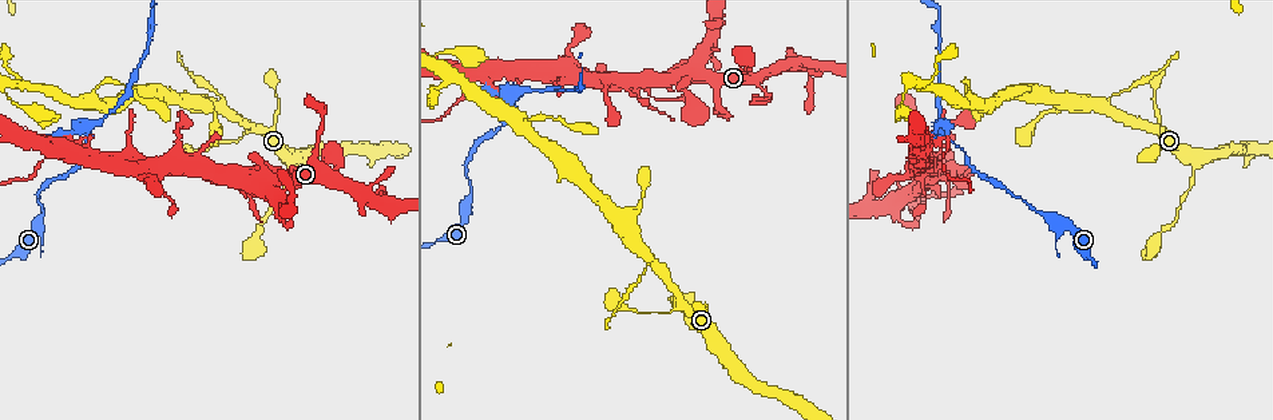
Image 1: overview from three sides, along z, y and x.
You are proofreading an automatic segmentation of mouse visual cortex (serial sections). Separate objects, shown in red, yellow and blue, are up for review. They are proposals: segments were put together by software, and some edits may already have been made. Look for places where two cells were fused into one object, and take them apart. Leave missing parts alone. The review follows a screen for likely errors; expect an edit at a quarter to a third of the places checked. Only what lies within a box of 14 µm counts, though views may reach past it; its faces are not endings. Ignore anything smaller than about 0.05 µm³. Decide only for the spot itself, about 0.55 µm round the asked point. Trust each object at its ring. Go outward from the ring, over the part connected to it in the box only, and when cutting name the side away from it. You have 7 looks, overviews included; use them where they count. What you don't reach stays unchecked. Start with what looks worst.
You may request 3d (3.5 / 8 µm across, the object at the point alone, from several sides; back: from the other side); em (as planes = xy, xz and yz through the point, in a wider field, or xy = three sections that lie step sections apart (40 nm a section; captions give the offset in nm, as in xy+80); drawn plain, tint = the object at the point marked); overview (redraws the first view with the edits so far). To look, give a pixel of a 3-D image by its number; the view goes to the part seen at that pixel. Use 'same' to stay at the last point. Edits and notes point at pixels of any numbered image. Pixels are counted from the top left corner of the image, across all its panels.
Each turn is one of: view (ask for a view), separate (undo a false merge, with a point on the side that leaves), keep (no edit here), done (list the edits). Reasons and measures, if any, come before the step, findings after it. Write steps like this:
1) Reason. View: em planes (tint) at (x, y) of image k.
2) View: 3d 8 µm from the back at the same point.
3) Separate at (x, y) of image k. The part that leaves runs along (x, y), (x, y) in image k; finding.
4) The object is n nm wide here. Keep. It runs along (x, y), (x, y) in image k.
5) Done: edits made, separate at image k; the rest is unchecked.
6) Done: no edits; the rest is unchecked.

Abrupt turn. View: 3d 8 µm at (946, 146) of image 1.

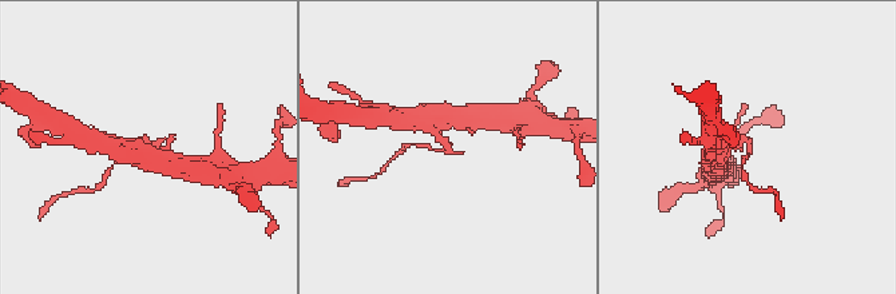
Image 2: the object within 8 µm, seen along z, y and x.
View: em xy step 5 (tint) at (747, 148) of image 2.

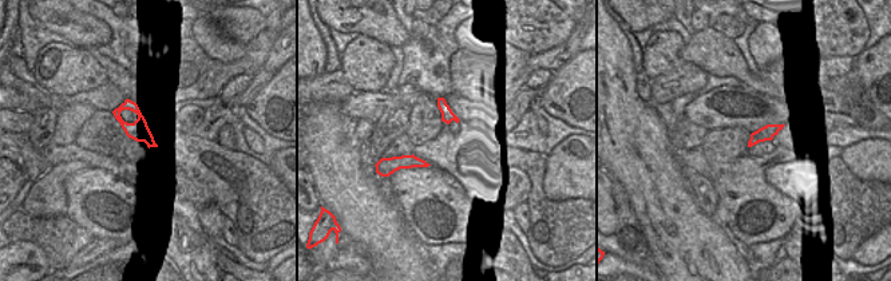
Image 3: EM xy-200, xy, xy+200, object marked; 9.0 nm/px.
Keep. One cell here.

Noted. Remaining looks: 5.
Calibre changes. View: 3d 3.5 µm from the back at (1110, 111) of image 1.

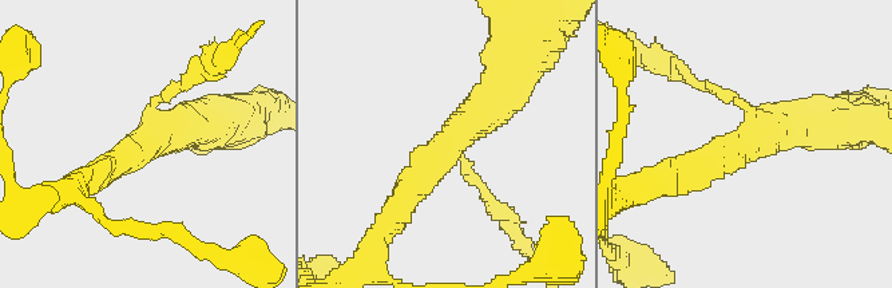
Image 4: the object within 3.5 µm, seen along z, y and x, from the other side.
3 arms meet here; the arms are 150, 300, 500 nm wide. View: em xy step 2 (tint) at (455, 140) of image 4.

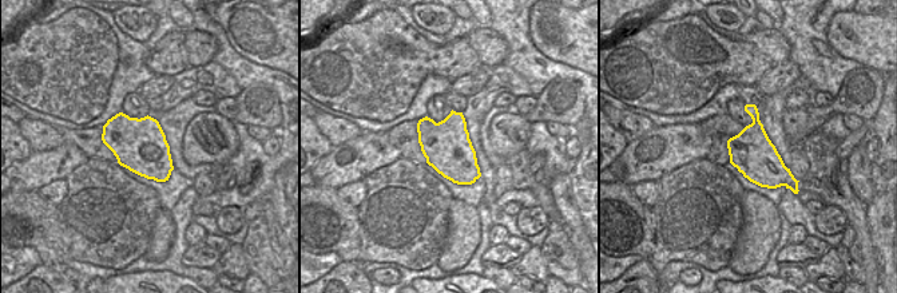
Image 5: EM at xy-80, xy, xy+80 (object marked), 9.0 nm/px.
Separate at (486, 194) of image 4. The part that leaves runs along (462, 157), (527, 252) in image 4; two cells meet here.

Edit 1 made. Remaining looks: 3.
Abrupt turn. View: 3d 3.5 µm at (1196, 164) of image 1.

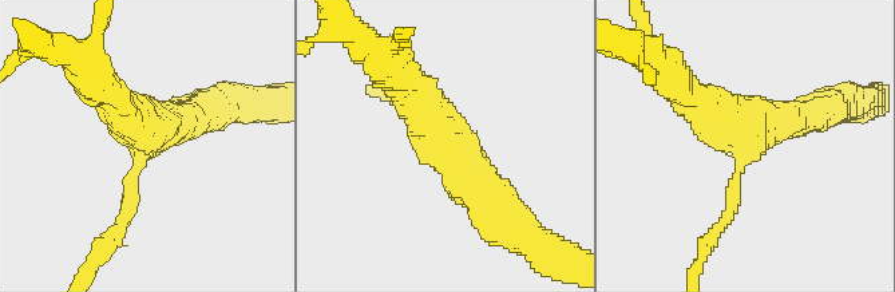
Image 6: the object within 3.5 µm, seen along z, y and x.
3 arms meet here; the arms are 200, 400, 450 nm wide; now the EM. View: em xy step 1 (tint) at (138, 148) of image 6.

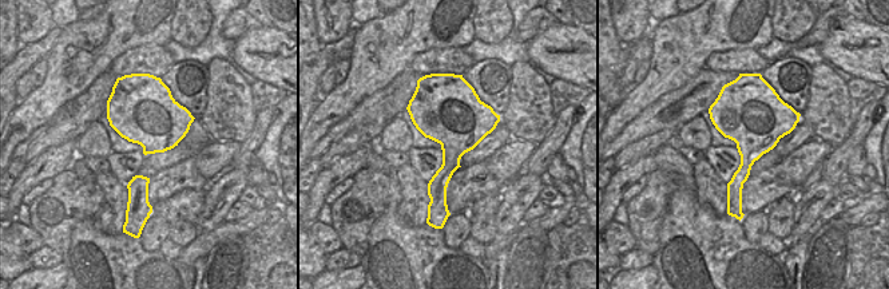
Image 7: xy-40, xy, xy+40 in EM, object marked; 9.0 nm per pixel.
Keep. All the same cell.

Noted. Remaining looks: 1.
Done: edits made, separate at image 4; the rest is unchecked.

